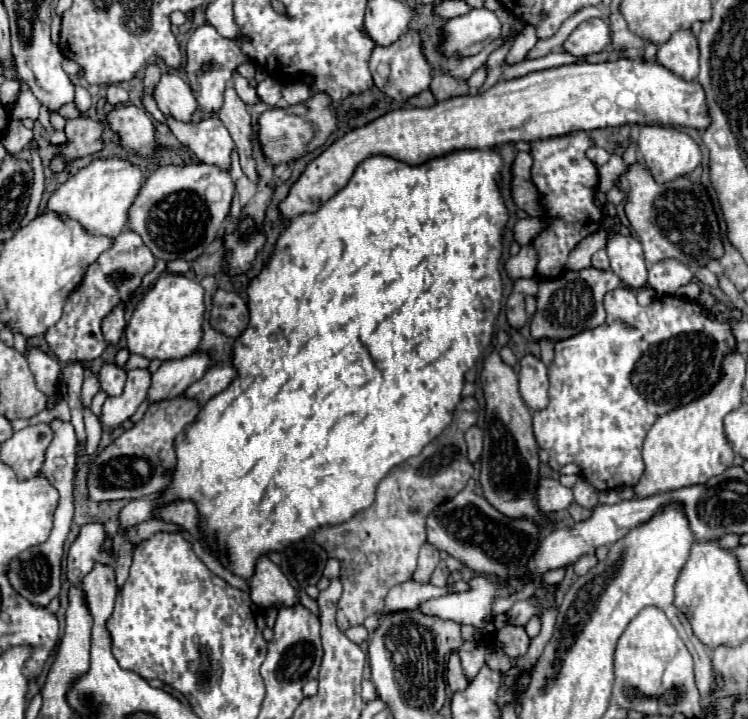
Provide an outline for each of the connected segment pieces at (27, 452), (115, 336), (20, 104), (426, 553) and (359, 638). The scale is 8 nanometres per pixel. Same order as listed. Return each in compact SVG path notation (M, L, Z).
M36 423L14 431L12 437L2 443L2 461L10 465L20 479L28 479L44 465L46 449L52 439L54 431L48 423Z
M124 307L114 309L106 319L102 321L102 333L104 333L104 341L110 347L116 347L120 343L120 337L124 333L126 327L126 319L124 319Z
M24 89L24 91L20 91L20 95L18 95L18 101L16 101L16 111L18 111L18 119L26 119L26 117L30 117L30 119L38 119L38 111L40 111L40 103L38 103L38 99L34 97L34 93L30 91L30 89Z
M424 543L422 549L420 549L420 559L418 559L418 567L414 571L414 581L418 583L428 583L434 567L440 563L440 551L430 545L430 543Z
M356 625L356 627L348 627L344 633L346 633L346 637L348 637L350 641L356 641L358 645L360 645L360 643L364 643L364 641L368 639L368 631L366 631L362 625Z

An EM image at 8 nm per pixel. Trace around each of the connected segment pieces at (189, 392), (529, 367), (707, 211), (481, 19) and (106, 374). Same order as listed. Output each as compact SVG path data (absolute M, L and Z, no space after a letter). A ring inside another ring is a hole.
M234 365L212 367L212 369L208 369L208 373L206 373L200 381L192 383L192 385L186 389L184 395L186 395L186 397L192 397L192 399L196 399L196 401L200 401L200 403L204 405L204 403L210 401L214 395L222 393L222 391L236 379L236 375L238 375L238 371L234 369Z
M524 355L520 361L520 395L532 409L544 409L548 405L548 369L542 359Z
M638 161L618 175L616 187L626 193L624 211L644 247L644 257L648 263L678 259L686 267L704 267L708 261L724 255L718 215L702 183L694 183L688 177L656 183L646 165Z
M472 9L466 15L448 19L444 25L444 41L442 51L446 55L462 53L464 57L476 55L486 47L492 39L500 37L502 25L496 13L488 9Z
M104 363L98 377L100 377L102 389L104 389L110 397L116 397L116 395L122 393L124 381L126 381L126 371L124 371L122 367L118 367L116 363Z

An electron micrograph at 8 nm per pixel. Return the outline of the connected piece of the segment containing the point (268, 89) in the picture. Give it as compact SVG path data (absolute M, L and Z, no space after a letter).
M266 77L264 81L260 81L256 89L258 89L260 101L264 101L264 103L270 105L270 107L274 107L274 105L280 101L280 97L282 97L282 93L280 93L280 83L276 83L272 77Z

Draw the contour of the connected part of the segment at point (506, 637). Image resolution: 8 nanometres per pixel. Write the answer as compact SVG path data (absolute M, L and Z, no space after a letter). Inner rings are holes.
M504 627L498 631L496 635L496 643L504 649L504 653L508 657L520 657L528 651L528 645L530 645L530 637L526 635L524 627Z

